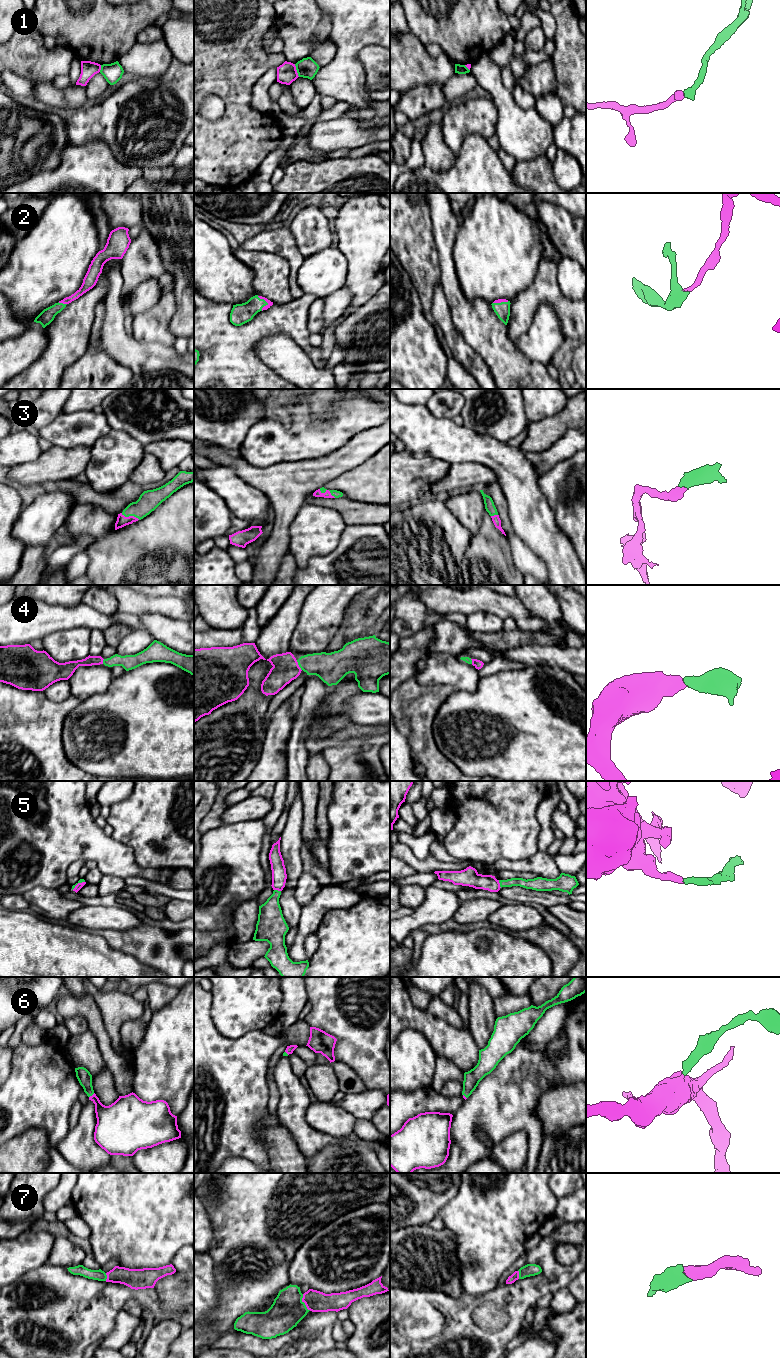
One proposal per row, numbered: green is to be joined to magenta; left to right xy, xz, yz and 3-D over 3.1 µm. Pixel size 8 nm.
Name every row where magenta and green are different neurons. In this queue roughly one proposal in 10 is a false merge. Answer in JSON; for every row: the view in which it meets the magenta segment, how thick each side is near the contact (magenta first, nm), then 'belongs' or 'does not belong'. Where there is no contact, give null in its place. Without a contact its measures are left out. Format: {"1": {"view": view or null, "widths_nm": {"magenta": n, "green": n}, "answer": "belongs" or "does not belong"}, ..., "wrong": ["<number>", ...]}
{"1": {"view": "xz", "widths_nm": {"magenta": 160, "green": 160}, "answer": "does not belong"}, "2": {"view": "xz", "widths_nm": {"magenta": 40, "green": 160}, "answer": "belongs"}, "3": {"view": "xy", "widths_nm": {"magenta": 90, "green": 170}, "answer": "belongs"}, "4": {"view": "xz", "widths_nm": {"magenta": 220, "green": 240}, "answer": "belongs"}, "5": {"view": "yz", "widths_nm": {"magenta": 140, "green": 80}, "answer": "belongs"}, "6": {"view": "xy", "widths_nm": {"magenta": 240, "green": 120}, "answer": "belongs"}, "7": {"view": "xz", "widths_nm": {"magenta": 170, "green": 260}, "answer": "belongs"}, "wrong": ["1"]}

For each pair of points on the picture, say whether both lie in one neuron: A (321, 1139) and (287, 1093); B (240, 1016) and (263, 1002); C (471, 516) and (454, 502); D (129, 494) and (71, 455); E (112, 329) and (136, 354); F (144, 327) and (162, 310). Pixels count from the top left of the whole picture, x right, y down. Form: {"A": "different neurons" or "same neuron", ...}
{"A": "same neuron", "B": "same neuron", "C": "same neuron", "D": "different neurons", "E": "same neuron", "F": "same neuron"}

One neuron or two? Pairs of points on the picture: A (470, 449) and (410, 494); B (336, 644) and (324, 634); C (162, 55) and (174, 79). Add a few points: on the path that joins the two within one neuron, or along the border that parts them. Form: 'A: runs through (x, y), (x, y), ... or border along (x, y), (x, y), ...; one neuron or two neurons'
A: border along (428, 455), (440, 458), (451, 464); two neurons
B: border along (342, 619), (338, 630), (323, 651); two neurons
C: border along (172, 56), (168, 68), (155, 78); two neurons

